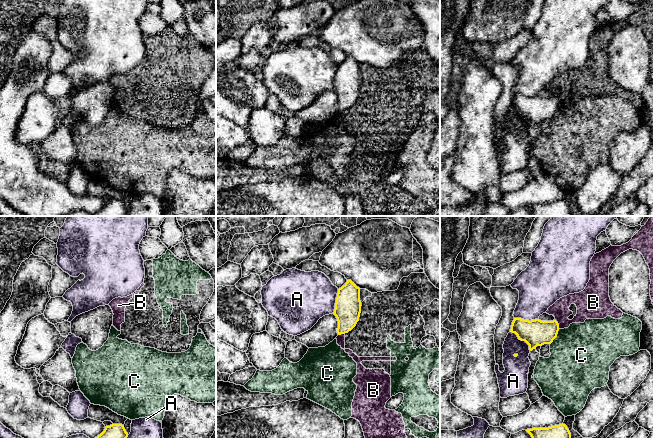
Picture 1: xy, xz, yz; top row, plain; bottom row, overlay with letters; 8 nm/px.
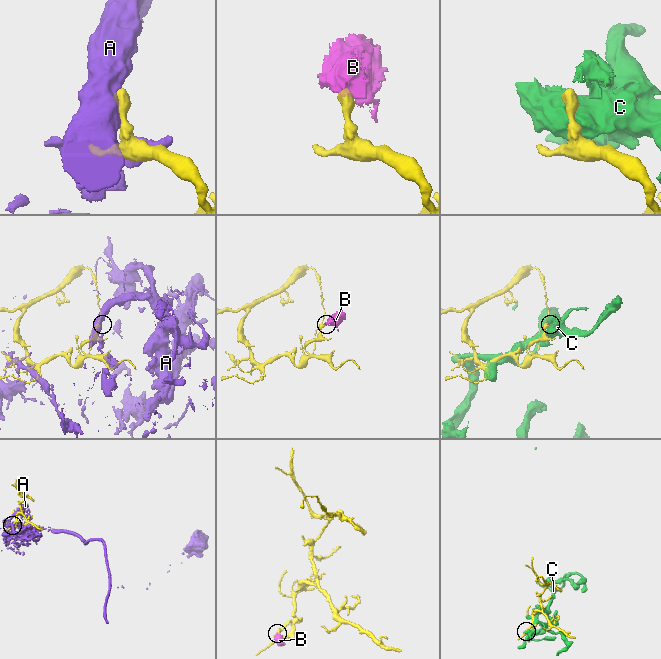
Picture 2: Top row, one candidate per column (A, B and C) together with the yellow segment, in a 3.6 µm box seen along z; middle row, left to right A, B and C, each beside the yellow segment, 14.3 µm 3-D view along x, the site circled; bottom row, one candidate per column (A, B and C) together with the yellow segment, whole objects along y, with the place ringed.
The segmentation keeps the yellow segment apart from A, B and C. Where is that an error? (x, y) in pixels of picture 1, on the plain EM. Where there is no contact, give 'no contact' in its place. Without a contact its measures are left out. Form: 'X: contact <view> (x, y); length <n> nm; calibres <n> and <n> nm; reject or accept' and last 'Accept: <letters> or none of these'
A: contact yz (521, 116); length 220 nm; calibres 220 and 190 nm; reject
B: contact yz (558, 100); length 90 nm; calibres 220 and 140 nm; reject
C: contact yz (556, 112); length 150 nm; calibres 220 and 480 nm; reject
Accept: none of these

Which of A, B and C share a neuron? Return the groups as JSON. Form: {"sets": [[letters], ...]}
{"sets": [["A"], ["B"], ["C"]]}

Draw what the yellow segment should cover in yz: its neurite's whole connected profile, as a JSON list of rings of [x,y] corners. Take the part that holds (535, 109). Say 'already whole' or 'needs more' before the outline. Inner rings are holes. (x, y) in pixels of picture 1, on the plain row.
already whole | [[[514,94],[510,108],[515,109],[519,116],[525,117],[529,121],[529,126],[532,127],[537,122],[551,120],[557,113],[559,100],[556,96],[541,97],[524,96]]]

